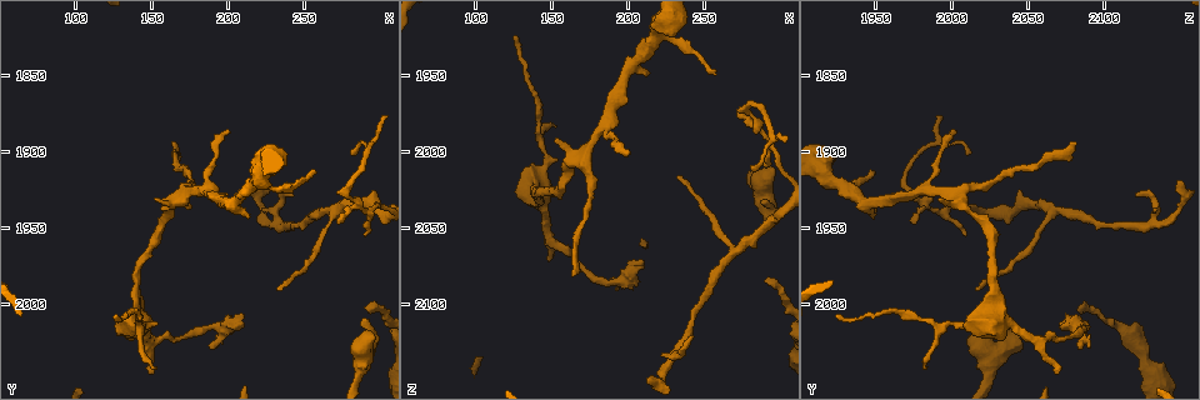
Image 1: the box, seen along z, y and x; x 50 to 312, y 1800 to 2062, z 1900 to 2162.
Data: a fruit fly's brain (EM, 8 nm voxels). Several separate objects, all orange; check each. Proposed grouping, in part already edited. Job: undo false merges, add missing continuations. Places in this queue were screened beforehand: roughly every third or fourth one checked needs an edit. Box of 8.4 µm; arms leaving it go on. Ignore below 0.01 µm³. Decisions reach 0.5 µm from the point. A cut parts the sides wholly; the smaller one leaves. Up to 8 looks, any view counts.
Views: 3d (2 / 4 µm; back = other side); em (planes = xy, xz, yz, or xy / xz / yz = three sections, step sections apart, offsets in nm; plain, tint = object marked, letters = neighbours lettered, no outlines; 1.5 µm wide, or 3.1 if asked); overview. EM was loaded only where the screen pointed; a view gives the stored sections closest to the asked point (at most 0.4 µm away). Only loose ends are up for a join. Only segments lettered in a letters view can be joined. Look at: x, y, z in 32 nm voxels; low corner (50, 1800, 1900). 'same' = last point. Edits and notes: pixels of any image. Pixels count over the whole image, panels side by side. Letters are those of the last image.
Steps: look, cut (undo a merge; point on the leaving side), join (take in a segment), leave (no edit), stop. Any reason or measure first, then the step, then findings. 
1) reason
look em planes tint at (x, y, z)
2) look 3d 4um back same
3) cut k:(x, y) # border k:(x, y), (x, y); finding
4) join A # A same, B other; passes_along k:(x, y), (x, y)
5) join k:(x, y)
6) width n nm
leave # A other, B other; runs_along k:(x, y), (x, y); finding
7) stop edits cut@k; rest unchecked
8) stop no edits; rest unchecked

thin end
look em yz step 8 letters at (150, 2046, 2068)

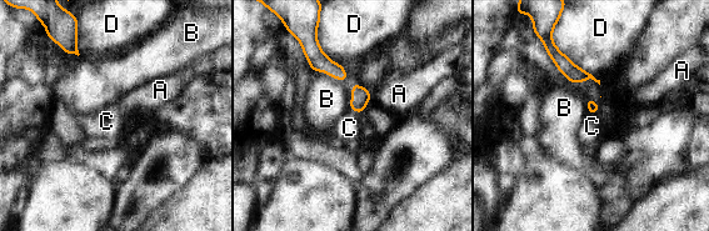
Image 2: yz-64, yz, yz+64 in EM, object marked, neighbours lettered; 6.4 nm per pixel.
look em planes letters same

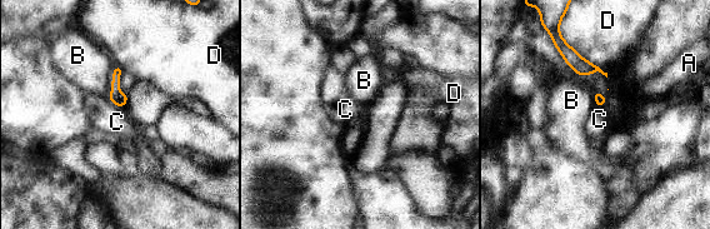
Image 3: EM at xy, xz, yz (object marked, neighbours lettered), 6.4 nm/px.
leave # A other, B other, C other, D other; border 3:(106, 96), (115, 105), (124, 108); none of them fits

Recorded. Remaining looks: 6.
thin end
look em planes letters at (210, 2010, 2072)

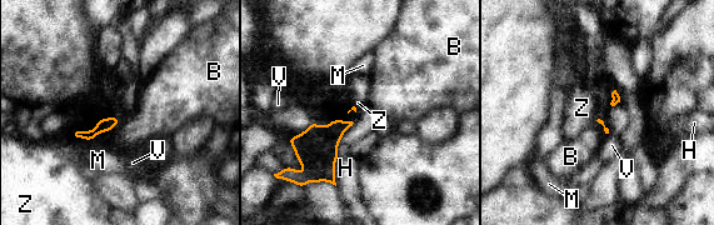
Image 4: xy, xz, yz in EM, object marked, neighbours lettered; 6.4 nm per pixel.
leave # B other, H other, M other, V other, Z other; border 4:(71, 136), (85, 138), (90, 143); no lettered segment goes on from it

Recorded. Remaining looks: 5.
long arm stops here
look 3d 4um at (290, 2002, 2084)

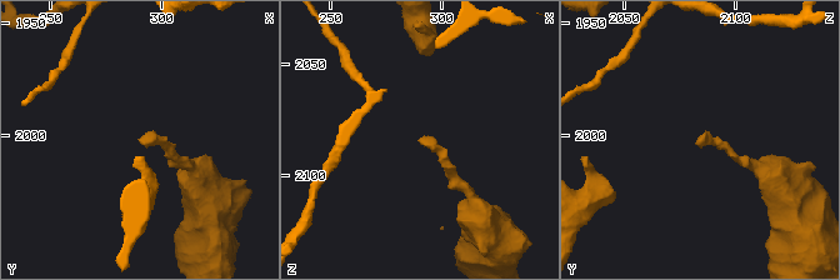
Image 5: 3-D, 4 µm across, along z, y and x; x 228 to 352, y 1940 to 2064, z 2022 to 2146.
shape alone is not enough
look em planes plain at (290, 2002, 2084)

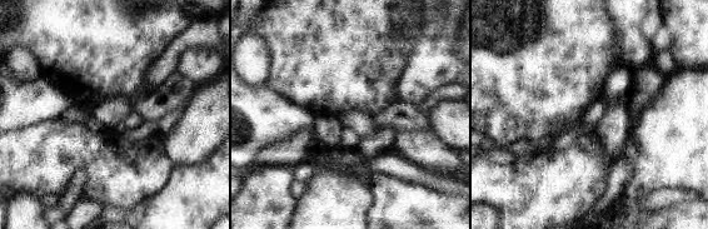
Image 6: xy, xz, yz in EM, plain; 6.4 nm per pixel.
look em planes letters same

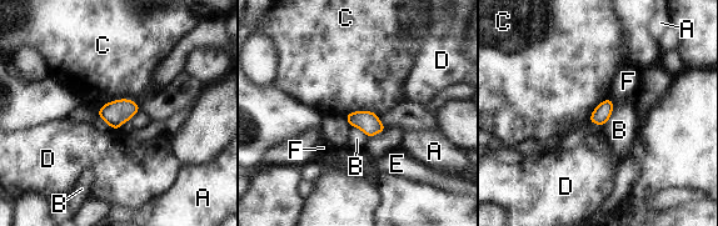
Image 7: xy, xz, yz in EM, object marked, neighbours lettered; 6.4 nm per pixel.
leave # A other, B other, C other, D other, E other, F other; no lettered segment goes on from it

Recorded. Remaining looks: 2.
stop no edits; rest unchecked

